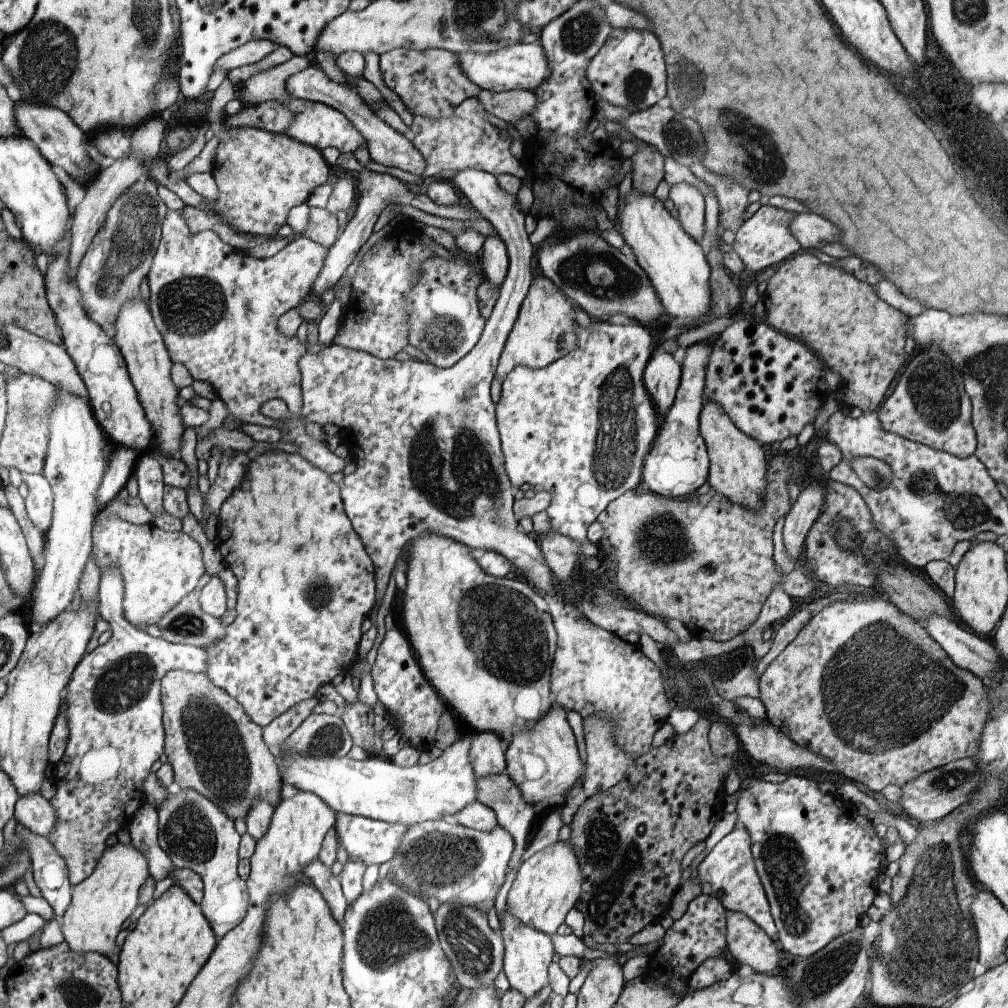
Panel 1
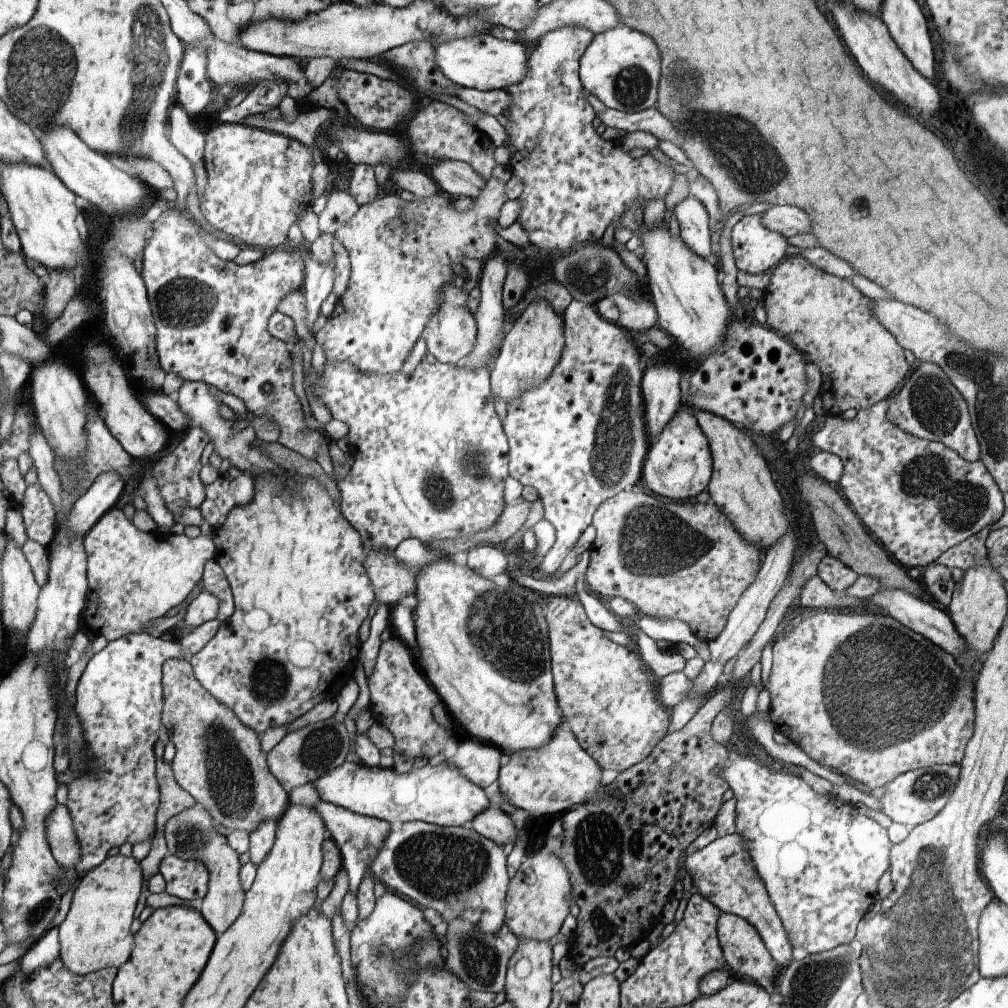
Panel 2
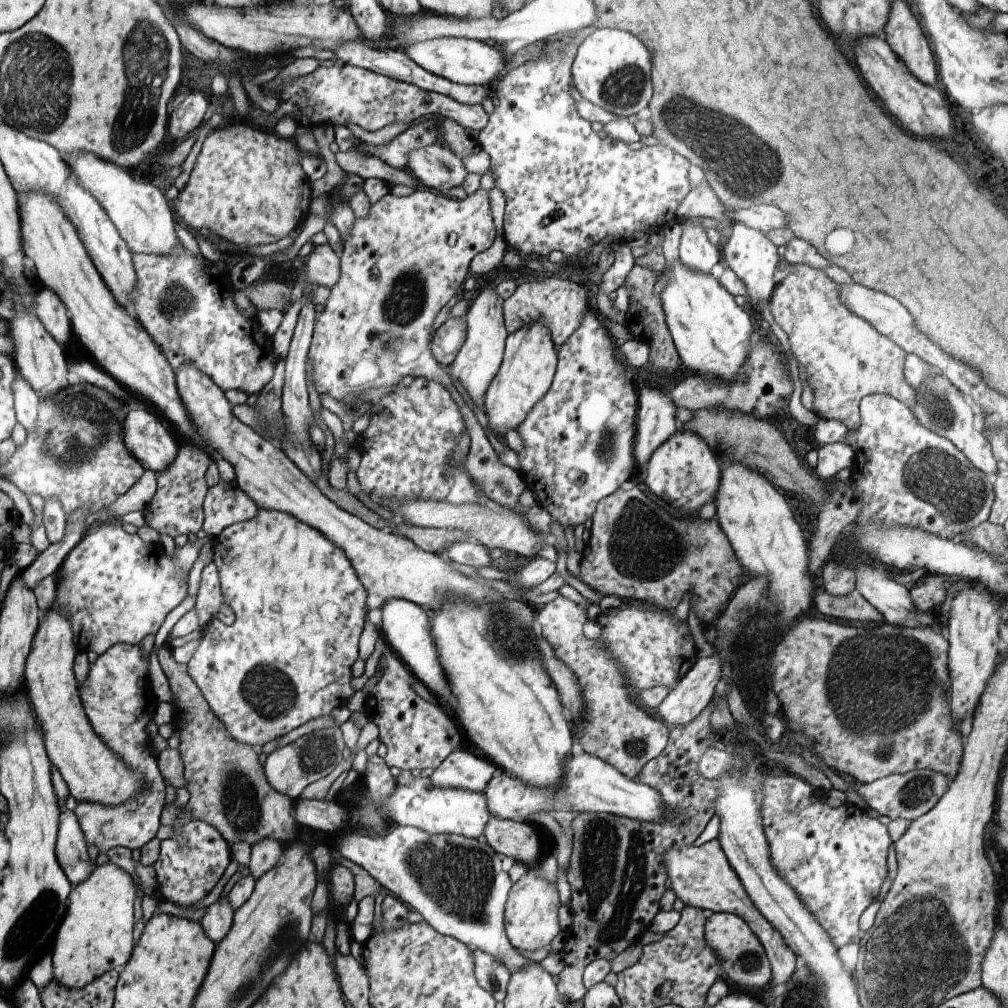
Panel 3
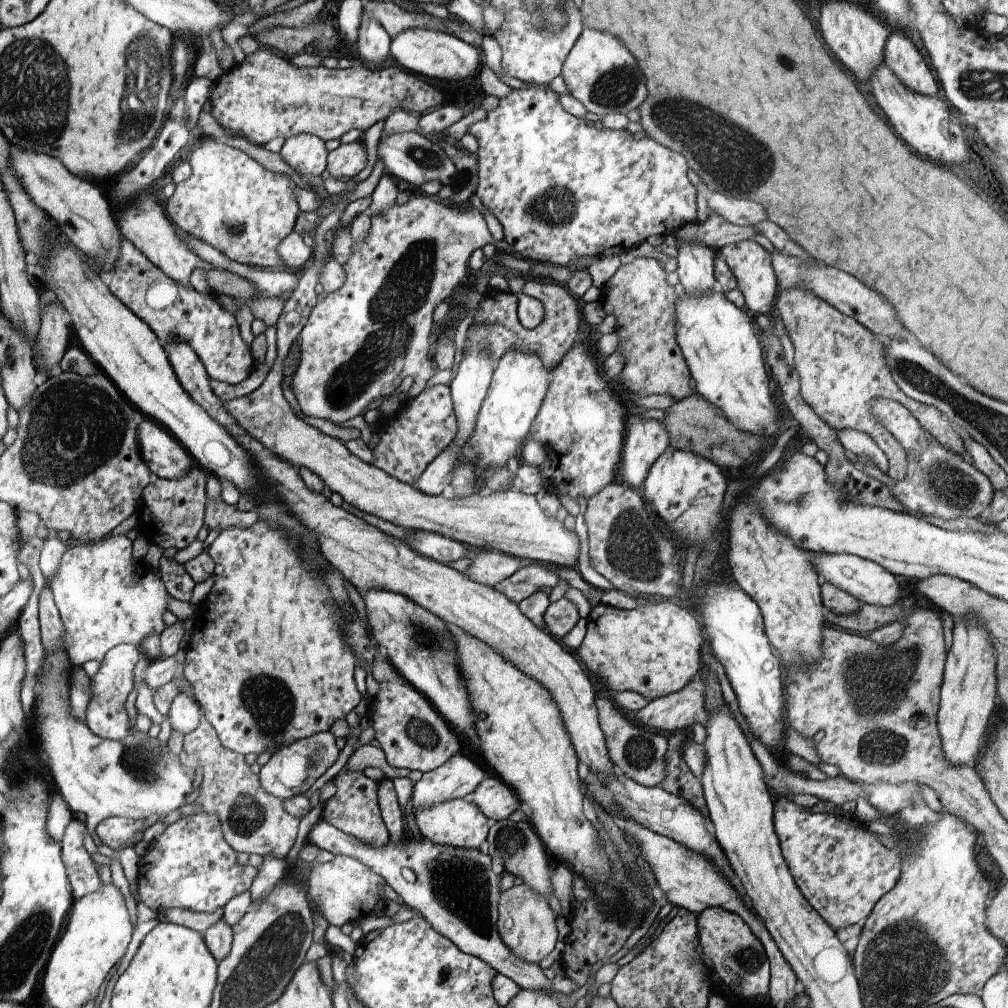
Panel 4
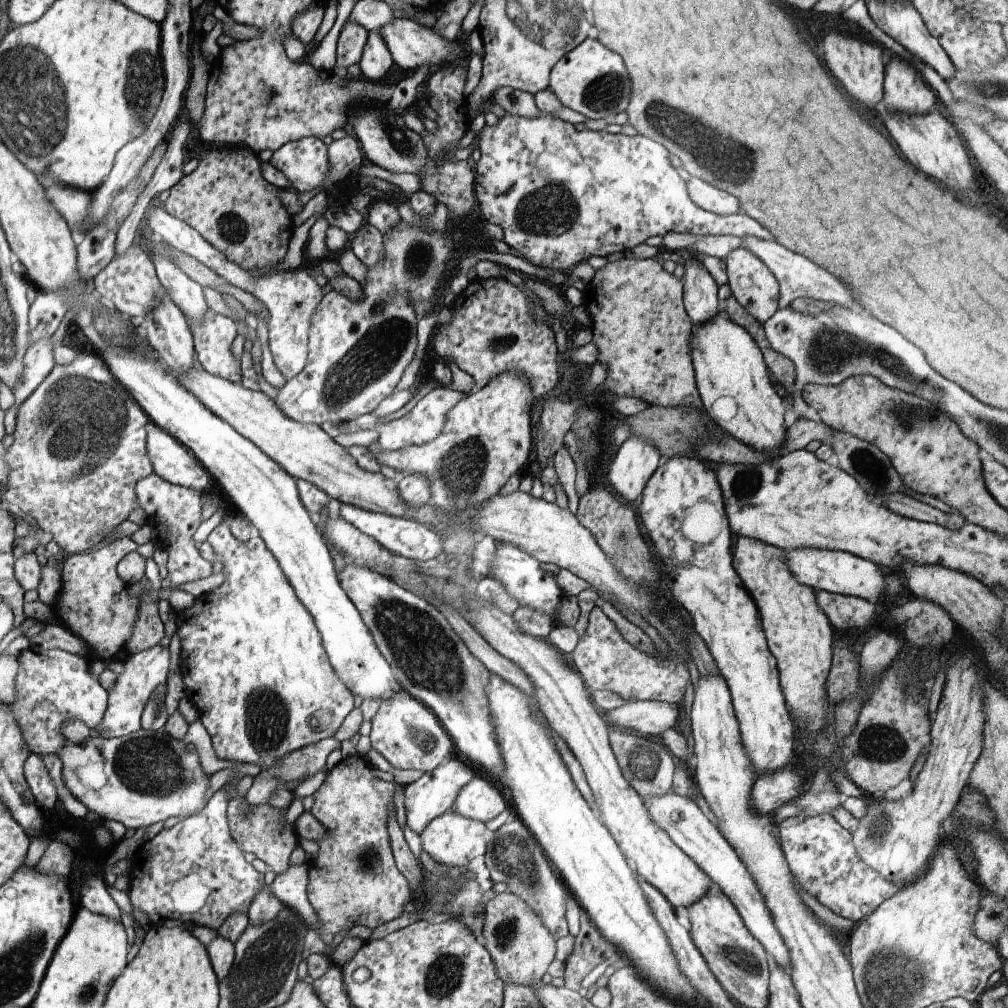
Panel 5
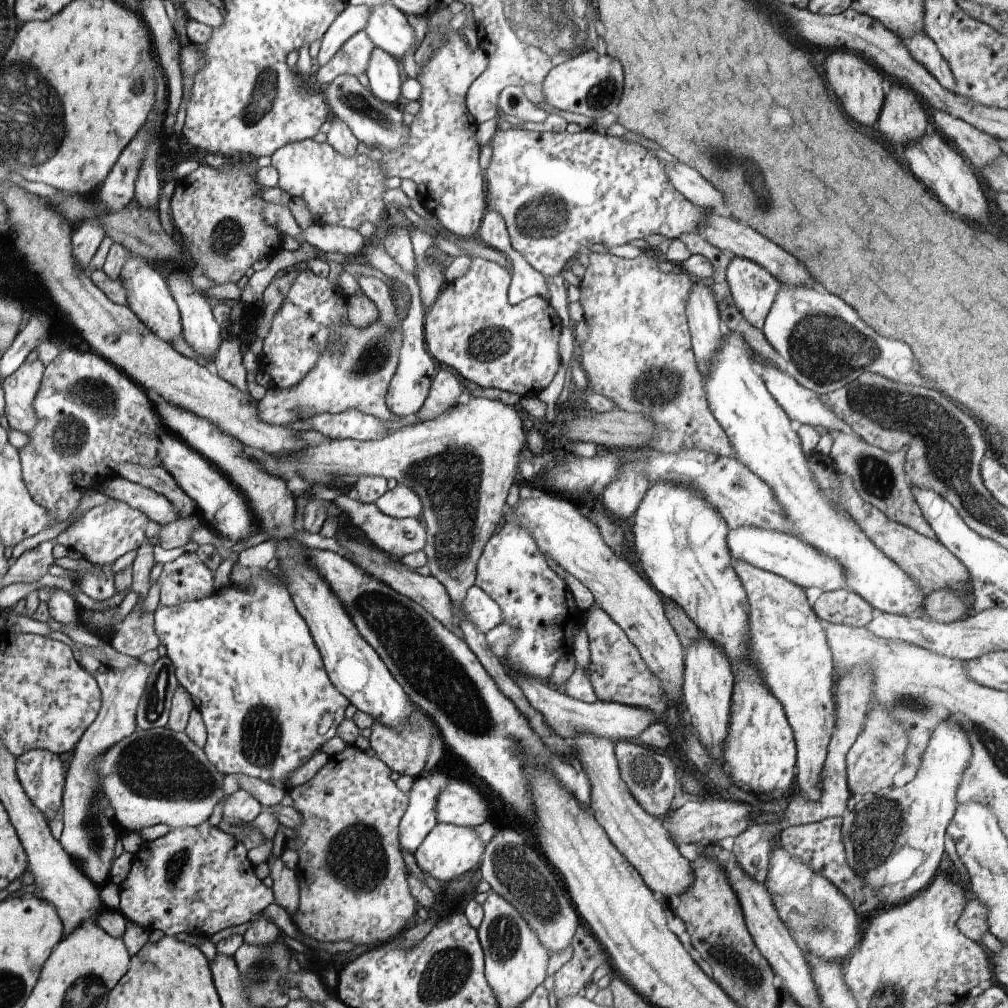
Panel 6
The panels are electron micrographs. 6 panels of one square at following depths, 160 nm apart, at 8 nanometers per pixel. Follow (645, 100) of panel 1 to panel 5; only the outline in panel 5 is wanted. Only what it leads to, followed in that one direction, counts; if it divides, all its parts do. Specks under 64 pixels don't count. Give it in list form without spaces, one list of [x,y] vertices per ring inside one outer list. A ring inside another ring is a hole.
[[[586,38],[556,63],[551,72],[549,88],[554,90],[566,107],[593,119],[607,119],[610,114],[614,116],[624,112],[632,96],[630,76],[626,72],[624,60],[592,38]]]

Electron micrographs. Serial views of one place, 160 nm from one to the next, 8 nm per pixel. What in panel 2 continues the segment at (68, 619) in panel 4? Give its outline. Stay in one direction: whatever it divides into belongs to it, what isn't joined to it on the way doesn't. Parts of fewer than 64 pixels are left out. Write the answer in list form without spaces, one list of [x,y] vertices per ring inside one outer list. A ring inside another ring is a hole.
[[[111,508],[85,534],[84,542],[89,552],[89,592],[88,602],[82,611],[81,626],[93,632],[95,636],[102,634],[108,641],[116,640],[130,633],[145,632],[145,626],[151,620],[165,617],[168,610],[178,606],[188,592],[203,578],[202,568],[206,560],[214,556],[214,541],[206,536],[190,538],[184,533],[172,532],[160,534],[157,530],[150,533],[136,528],[133,521],[128,520],[122,509]]]

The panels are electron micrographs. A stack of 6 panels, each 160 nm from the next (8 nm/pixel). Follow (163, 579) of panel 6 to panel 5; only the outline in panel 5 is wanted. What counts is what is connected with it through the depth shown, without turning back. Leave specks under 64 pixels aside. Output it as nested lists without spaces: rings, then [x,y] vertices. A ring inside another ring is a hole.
[[[156,473],[138,482],[136,492],[142,510],[147,512],[149,519],[147,526],[150,524],[159,526],[168,540],[165,550],[168,552],[167,569],[171,576],[171,584],[183,587],[187,582],[210,576],[212,563],[200,555],[193,539],[196,530],[203,522],[203,494],[193,488],[170,484]]]

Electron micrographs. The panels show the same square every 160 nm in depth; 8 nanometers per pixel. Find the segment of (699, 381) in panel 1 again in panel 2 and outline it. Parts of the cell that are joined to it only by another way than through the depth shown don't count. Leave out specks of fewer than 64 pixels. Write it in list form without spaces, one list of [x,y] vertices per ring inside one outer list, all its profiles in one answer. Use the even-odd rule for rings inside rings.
[[[684,404],[677,410],[677,415],[662,429],[657,440],[652,440],[644,459],[642,477],[646,486],[670,500],[678,502],[692,500],[708,488],[711,479],[713,460],[707,438],[693,414],[696,410]]]

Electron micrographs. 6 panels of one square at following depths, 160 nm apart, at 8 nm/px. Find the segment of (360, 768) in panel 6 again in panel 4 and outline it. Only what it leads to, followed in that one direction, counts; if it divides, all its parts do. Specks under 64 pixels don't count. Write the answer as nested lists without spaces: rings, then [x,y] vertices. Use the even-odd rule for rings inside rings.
[[[340,771],[332,780],[336,785],[336,794],[323,804],[321,818],[333,824],[336,828],[350,836],[358,837],[367,845],[373,847],[386,846],[388,842],[388,828],[382,822],[381,808],[378,808],[376,798],[376,782],[364,775],[362,771]],[[335,855],[332,861],[311,866],[306,879],[310,896],[322,911],[324,918],[329,924],[339,927],[355,920],[364,921],[372,915],[384,915],[385,906],[389,902],[384,892],[387,882],[356,857]]]

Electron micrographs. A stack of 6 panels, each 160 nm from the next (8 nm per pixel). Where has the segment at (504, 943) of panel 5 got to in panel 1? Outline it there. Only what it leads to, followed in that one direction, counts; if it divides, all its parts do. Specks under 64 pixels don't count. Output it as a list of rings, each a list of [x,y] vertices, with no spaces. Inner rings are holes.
[[[556,841],[554,844],[543,848],[532,857],[525,860],[519,867],[516,878],[507,896],[507,910],[521,923],[537,928],[546,934],[553,935],[560,924],[565,922],[567,912],[570,912],[578,902],[582,892],[583,876],[577,852],[570,843]]]

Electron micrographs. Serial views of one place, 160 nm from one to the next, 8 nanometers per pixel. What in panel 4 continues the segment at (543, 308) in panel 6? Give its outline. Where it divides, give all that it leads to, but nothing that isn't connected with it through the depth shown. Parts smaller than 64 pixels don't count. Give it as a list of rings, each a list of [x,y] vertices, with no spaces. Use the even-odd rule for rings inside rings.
[[[528,279],[523,286],[524,294],[538,298],[544,304],[545,315],[543,321],[533,329],[527,329],[520,322],[517,315],[518,297],[514,292],[500,292],[490,290],[484,295],[480,308],[474,317],[473,323],[468,331],[486,327],[489,336],[485,339],[487,355],[498,363],[501,356],[510,349],[518,349],[525,353],[534,353],[545,364],[545,367],[552,372],[559,360],[570,350],[575,343],[580,321],[584,320],[583,308],[578,307],[578,300],[572,292],[568,292],[568,286],[561,283],[538,284]]]

